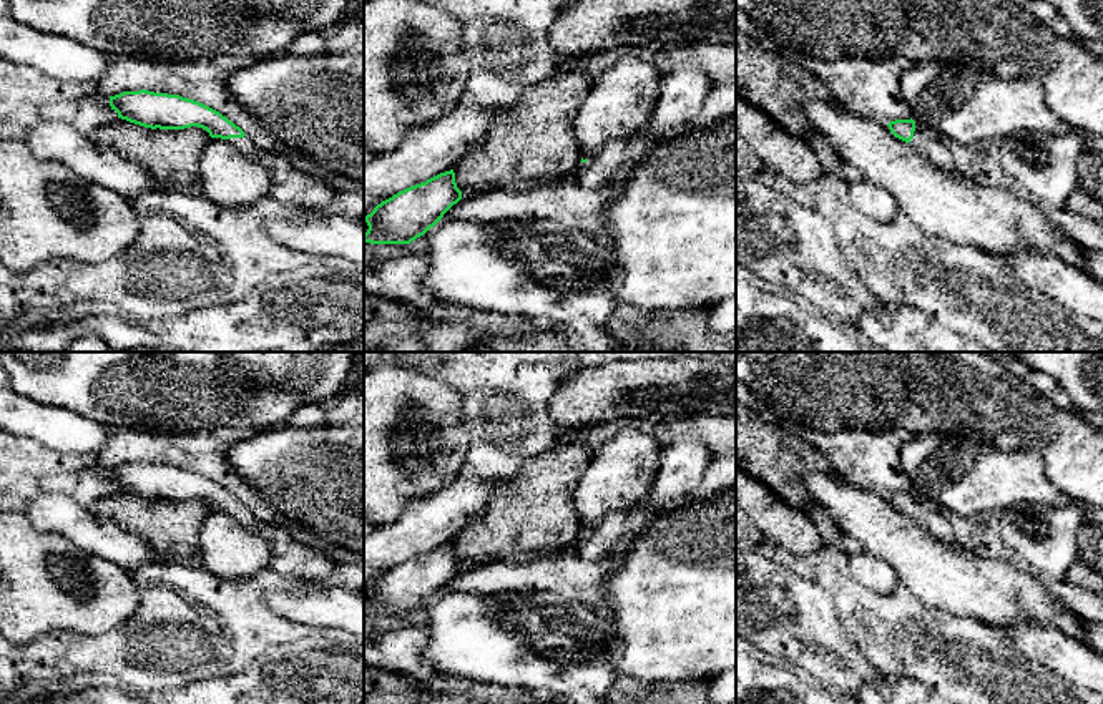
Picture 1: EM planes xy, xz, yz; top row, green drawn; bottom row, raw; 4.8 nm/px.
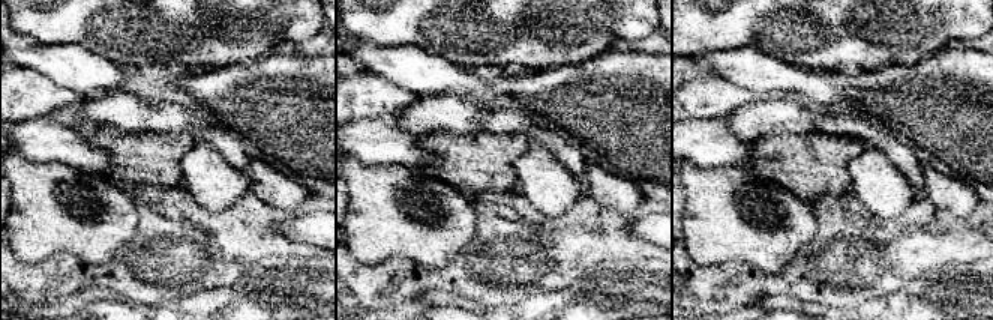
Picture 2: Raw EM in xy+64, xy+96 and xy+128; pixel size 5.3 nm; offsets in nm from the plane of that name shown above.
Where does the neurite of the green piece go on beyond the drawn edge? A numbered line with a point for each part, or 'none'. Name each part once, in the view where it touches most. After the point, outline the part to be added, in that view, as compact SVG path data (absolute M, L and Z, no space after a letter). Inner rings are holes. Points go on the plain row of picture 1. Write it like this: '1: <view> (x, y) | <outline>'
1: yz (927, 515) | M915 495L914 510L905 516L909 516L917 526L920 526L924 531L930 533L934 538L937 538L944 543L957 543L953 530L947 520L945 510L940 508L935 501L925 500L919 495ZM902 513L902 515L905 515L905 513Z

